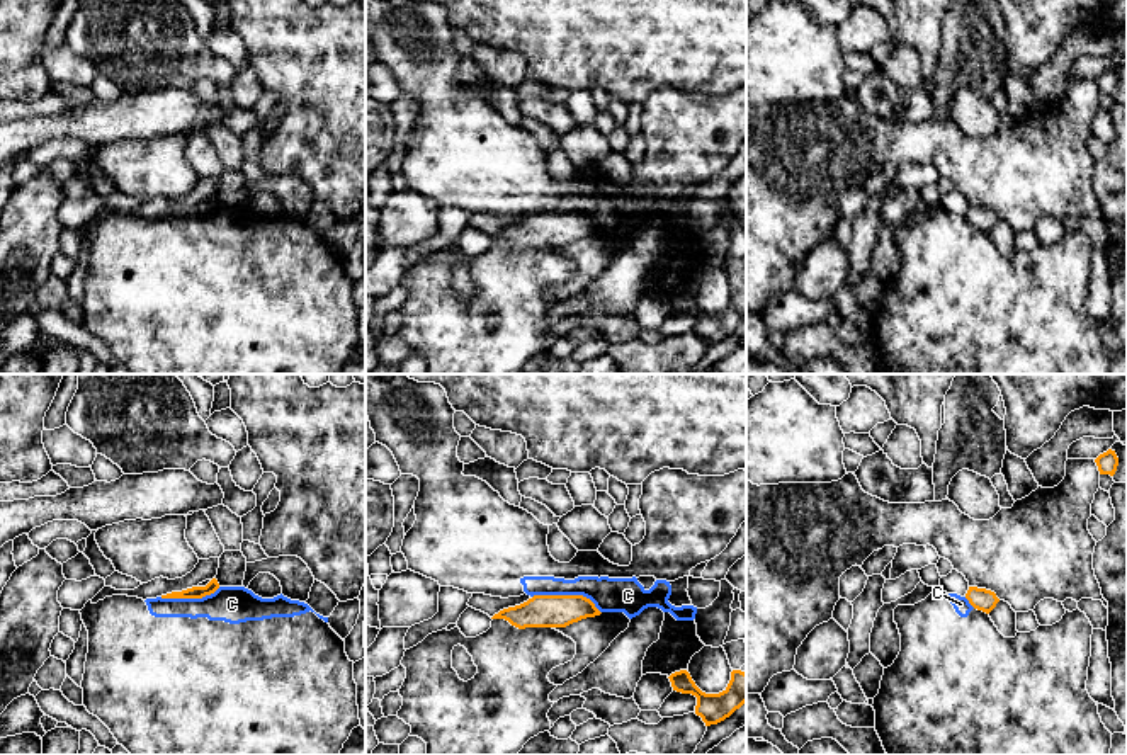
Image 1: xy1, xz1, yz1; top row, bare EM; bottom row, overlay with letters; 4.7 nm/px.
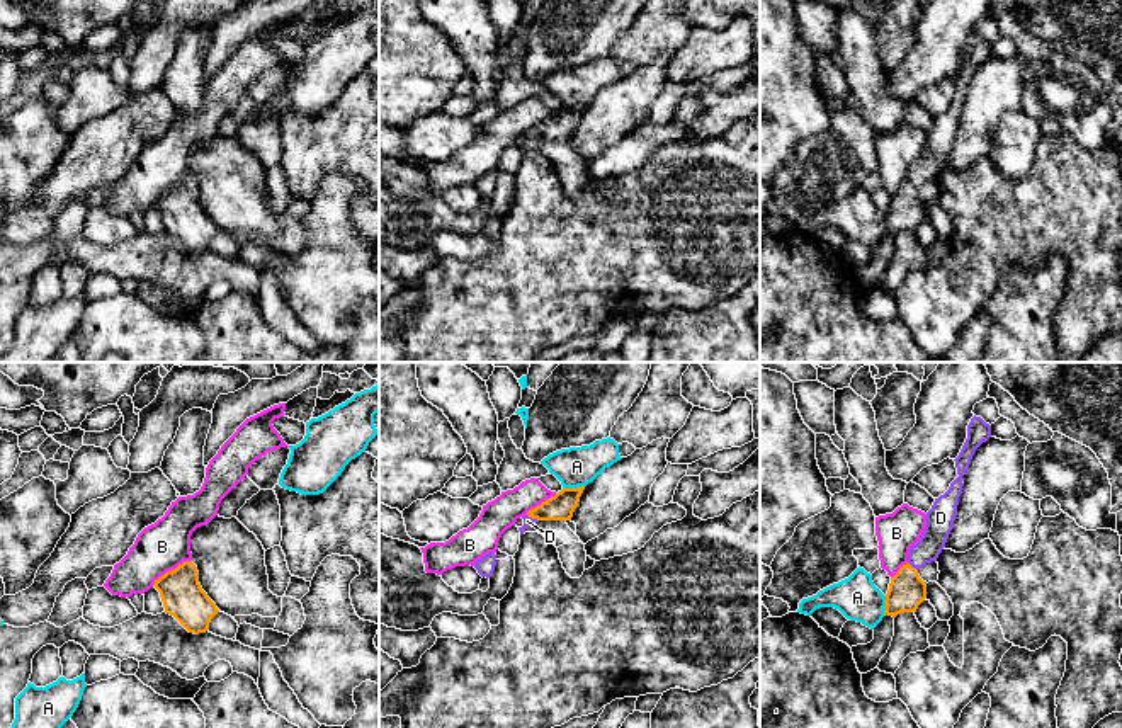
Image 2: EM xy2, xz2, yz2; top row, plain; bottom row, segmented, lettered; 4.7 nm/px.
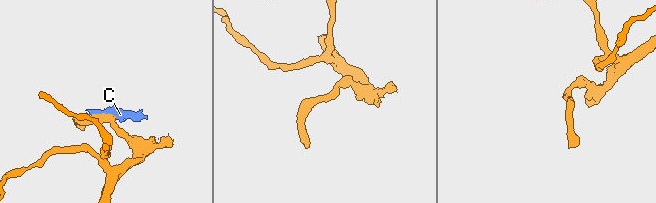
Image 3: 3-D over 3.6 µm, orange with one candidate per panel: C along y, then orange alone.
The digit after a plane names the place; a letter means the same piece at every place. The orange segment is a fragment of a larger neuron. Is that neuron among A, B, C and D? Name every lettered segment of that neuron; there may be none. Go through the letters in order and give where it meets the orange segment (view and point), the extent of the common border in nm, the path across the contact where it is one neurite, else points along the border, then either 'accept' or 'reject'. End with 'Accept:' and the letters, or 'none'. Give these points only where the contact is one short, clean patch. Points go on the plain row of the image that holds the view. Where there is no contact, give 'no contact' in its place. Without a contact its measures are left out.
A: xz2 (573, 108) | 110 nm | along xz2 (583, 104), (563, 108) | reject
B: xy2 (172, 189) | 220 nm | along xy2 (191, 179), (167, 189), (152, 204) | reject
C: xz1 (568, 215) | 340 nm | along xz1 (532, 215), (585, 215), (600, 232) | reject
D: yz2 (912, 186) | 60 nm | across yz2 (906, 210), (912, 186), (930, 164), (939, 142) | accept
Accept: D

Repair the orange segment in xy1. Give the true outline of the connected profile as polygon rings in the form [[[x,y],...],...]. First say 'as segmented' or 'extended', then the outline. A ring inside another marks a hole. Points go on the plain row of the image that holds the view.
as segmented; [[[212,197],[206,206],[192,206],[182,211],[172,211],[167,214],[161,214],[161,218],[202,218],[206,214],[214,213],[219,207],[219,202],[216,197]]]

